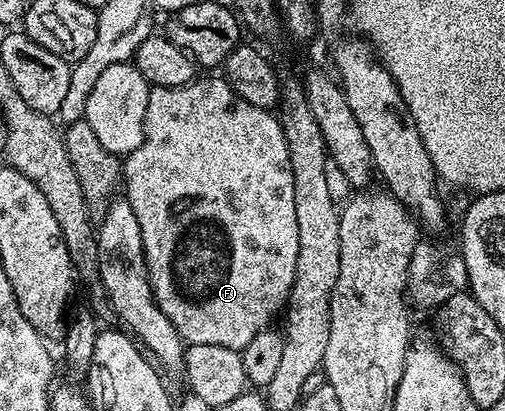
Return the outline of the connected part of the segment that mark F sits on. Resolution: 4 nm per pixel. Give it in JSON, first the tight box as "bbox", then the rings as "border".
{"bbox":[123,77,299,352],"border":[[[224,77],[205,78],[188,82],[185,86],[163,88],[153,86],[147,100],[145,138],[124,159],[123,194],[129,199],[139,220],[139,232],[143,236],[143,252],[159,308],[167,316],[182,339],[189,344],[219,344],[238,352],[249,344],[253,337],[270,325],[273,313],[280,311],[289,301],[289,293],[295,280],[295,264],[299,256],[299,224],[295,224],[295,184],[291,176],[291,160],[281,118],[276,113],[259,108],[234,92]]]}

